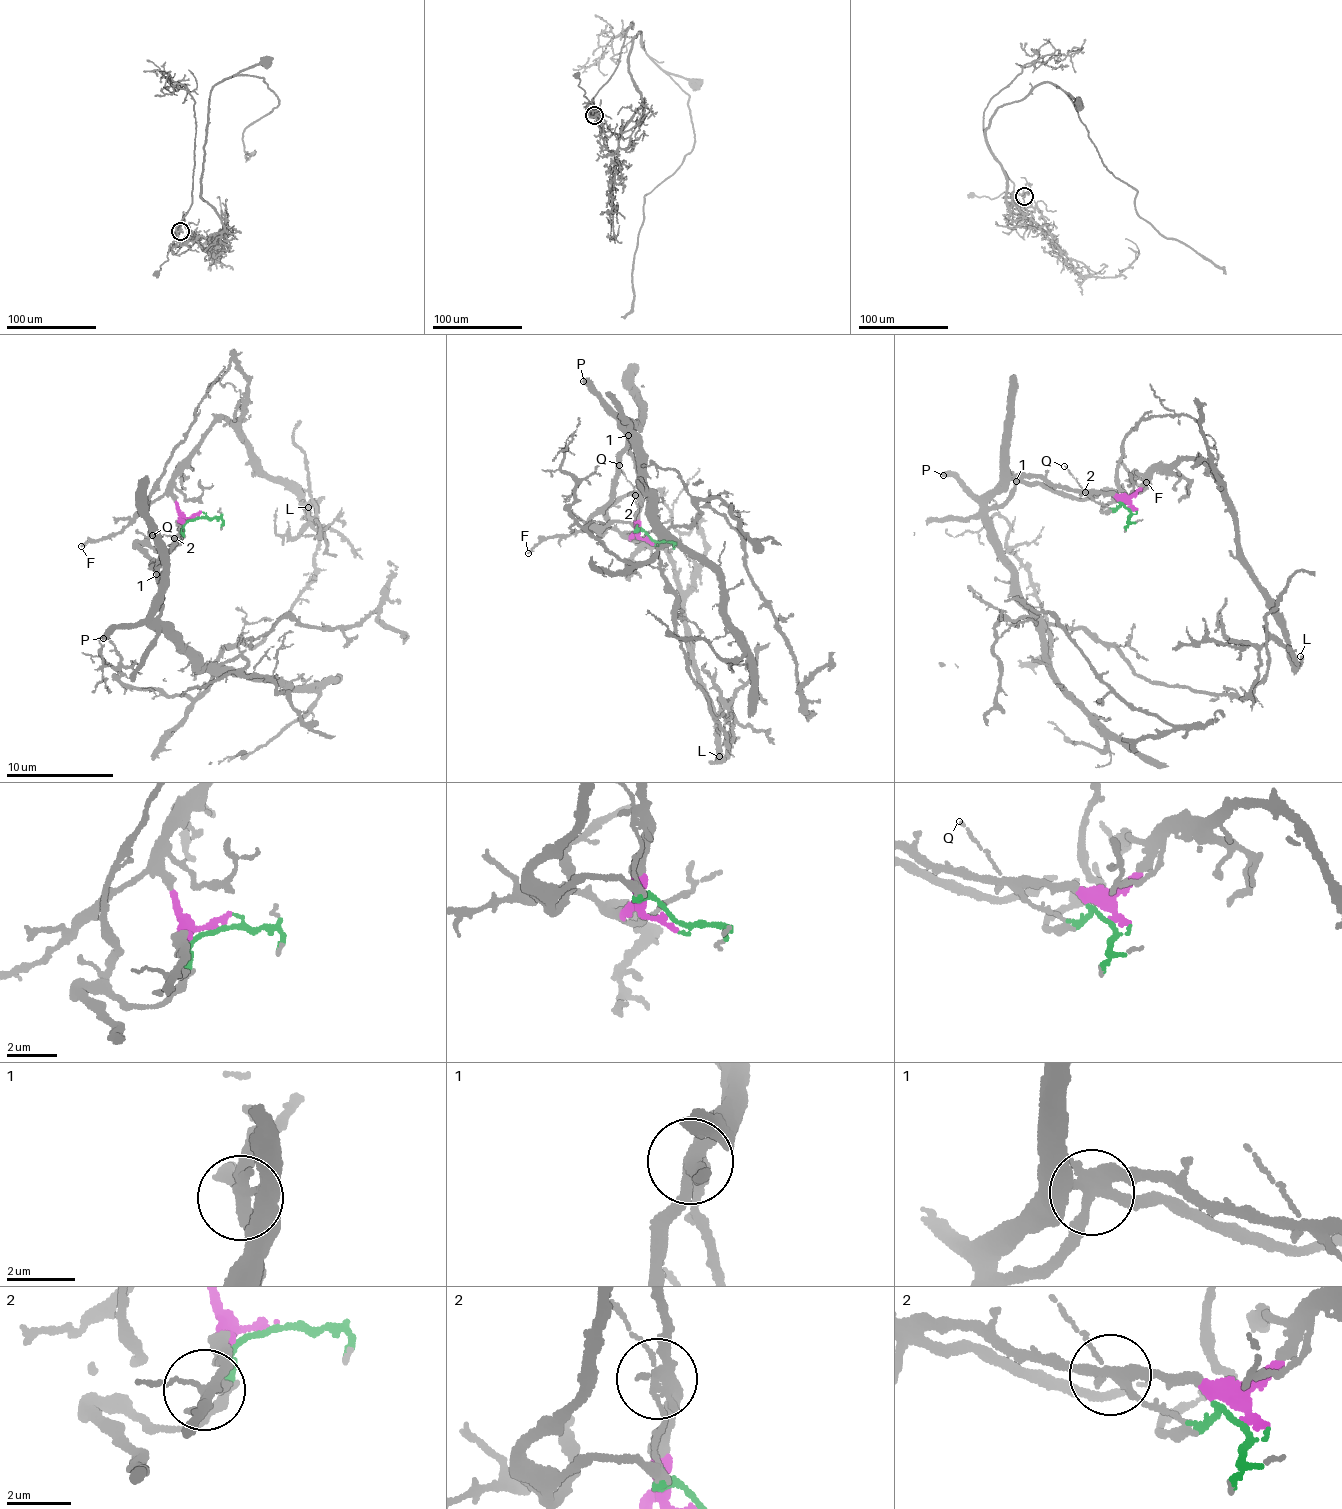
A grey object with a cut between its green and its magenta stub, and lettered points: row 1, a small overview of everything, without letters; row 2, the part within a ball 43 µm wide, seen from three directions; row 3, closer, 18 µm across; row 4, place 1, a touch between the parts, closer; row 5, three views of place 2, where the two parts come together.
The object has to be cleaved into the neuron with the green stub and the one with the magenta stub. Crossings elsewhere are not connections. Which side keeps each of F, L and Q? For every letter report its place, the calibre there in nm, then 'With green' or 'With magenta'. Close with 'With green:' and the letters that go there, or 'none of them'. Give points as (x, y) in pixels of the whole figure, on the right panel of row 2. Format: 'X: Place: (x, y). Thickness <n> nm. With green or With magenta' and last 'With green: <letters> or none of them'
F: Place: (1146, 482). Thickness 140 nm. With magenta
L: Place: (1300, 656). Thickness 180 nm. With magenta
Q: Place: (1064, 466). Thickness 120 nm. With green
With green: Q

